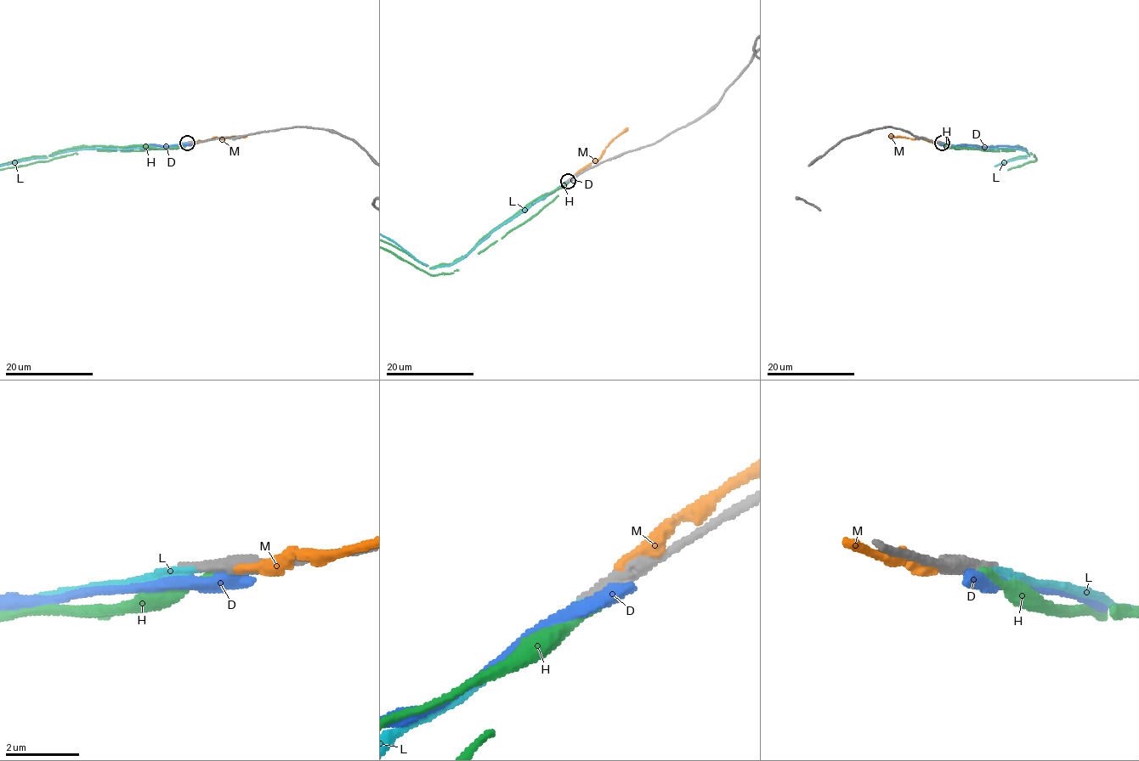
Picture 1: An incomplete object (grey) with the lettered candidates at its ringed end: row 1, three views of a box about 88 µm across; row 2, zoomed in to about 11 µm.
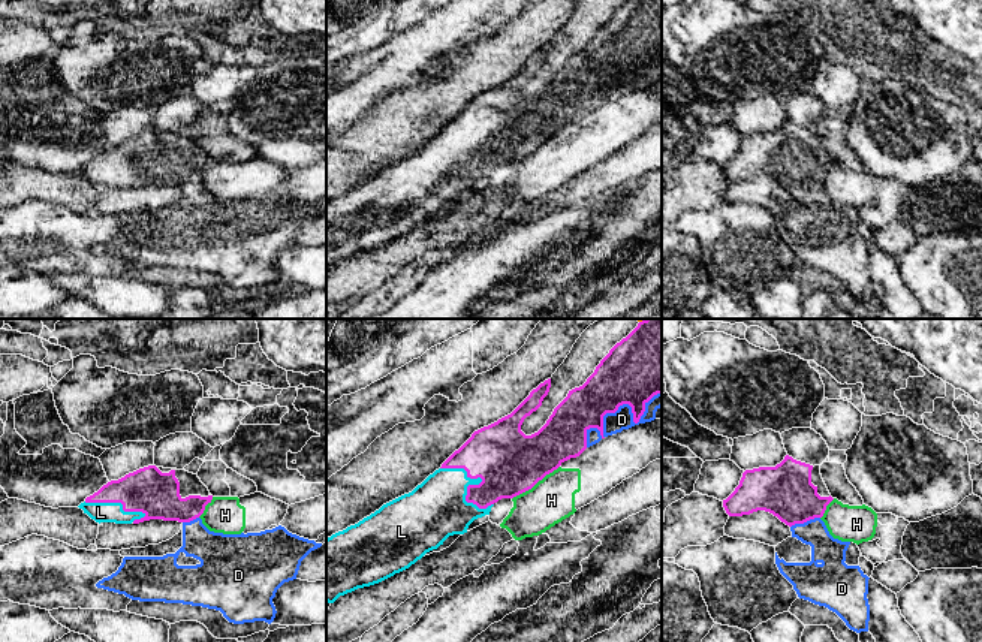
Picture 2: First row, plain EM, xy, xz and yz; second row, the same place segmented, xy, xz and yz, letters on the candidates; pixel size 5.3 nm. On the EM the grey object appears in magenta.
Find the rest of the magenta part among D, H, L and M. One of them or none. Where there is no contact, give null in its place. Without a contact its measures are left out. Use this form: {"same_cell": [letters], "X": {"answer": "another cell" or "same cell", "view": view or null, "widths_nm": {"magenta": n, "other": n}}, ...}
{"same_cell": ["L"], "D": {"answer": "another cell", "view": "xz", "widths_nm": {"magenta": 360, "other": 110}}, "H": {"answer": "another cell", "view": "xz", "widths_nm": {"magenta": 360, "other": 240}}, "L": {"answer": "same cell", "view": "xz", "widths_nm": {"magenta": 360, "other": 320}}, "M": {"answer": "another cell", "view": "xz", "widths_nm": {"magenta": 400, "other": 30}}}

